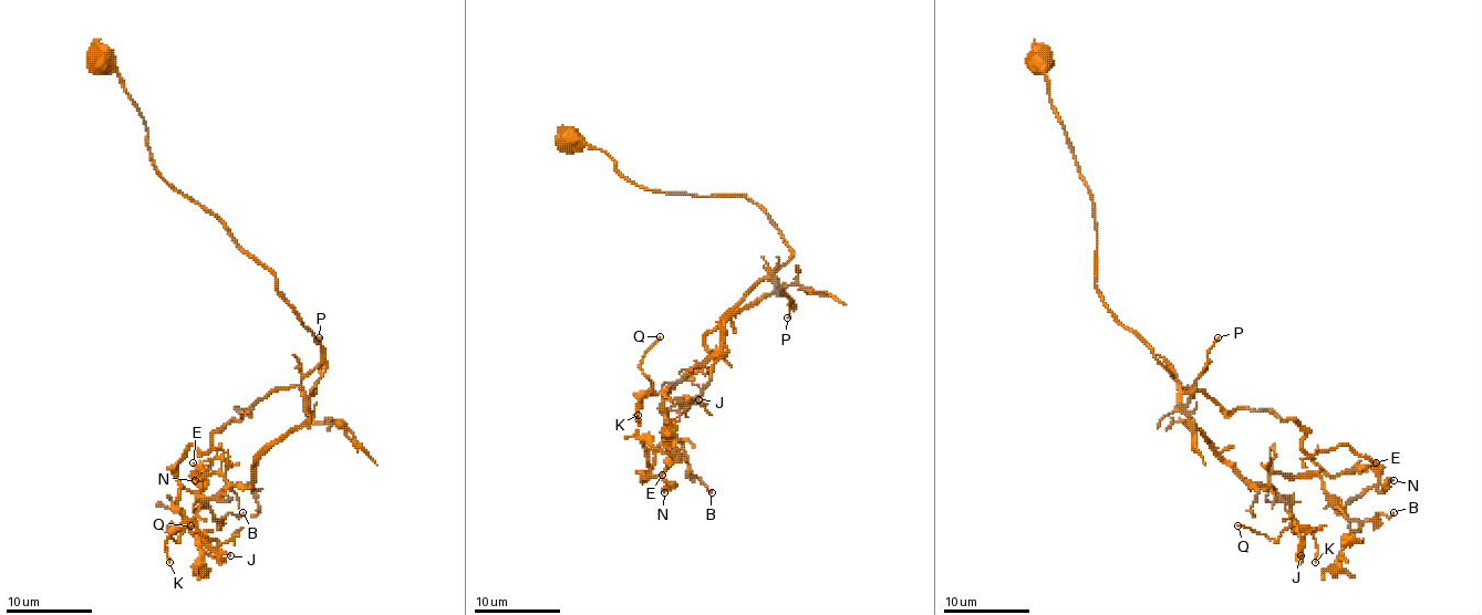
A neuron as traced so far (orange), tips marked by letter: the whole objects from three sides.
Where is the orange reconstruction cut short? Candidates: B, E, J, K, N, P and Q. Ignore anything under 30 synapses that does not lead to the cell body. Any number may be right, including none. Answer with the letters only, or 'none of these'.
none of these

